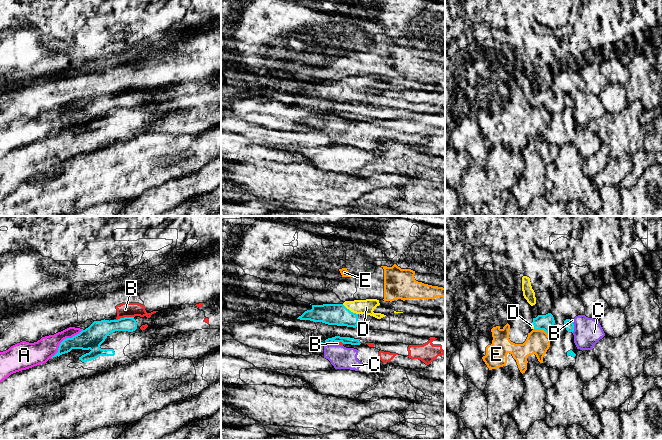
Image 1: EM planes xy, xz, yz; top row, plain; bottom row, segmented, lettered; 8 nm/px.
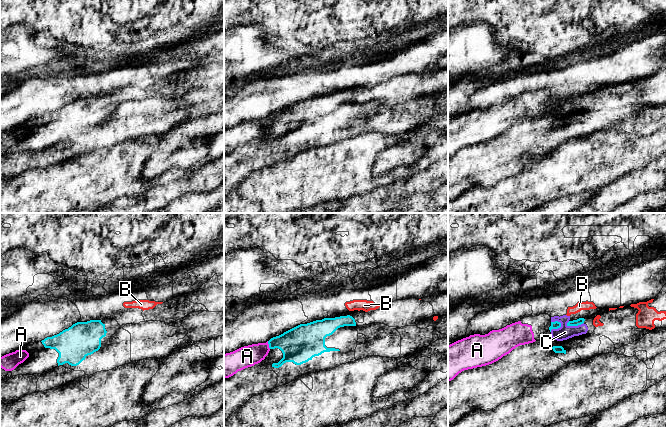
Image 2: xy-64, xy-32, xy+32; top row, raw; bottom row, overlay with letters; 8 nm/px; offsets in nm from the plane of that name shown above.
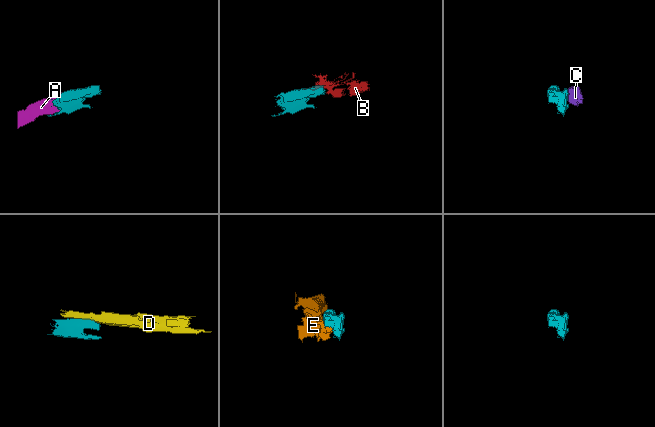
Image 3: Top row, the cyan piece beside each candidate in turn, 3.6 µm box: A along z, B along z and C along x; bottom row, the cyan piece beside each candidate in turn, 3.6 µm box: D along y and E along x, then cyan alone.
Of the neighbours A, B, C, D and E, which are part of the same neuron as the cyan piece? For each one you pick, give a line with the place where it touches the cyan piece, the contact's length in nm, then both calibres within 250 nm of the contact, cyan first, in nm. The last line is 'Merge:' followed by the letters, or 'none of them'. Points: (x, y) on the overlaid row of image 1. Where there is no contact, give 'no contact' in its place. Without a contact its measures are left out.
D: contact xz (349, 310); length 150 nm; calibres 180 and 120 nm
Merge: D

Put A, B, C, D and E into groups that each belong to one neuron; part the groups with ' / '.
A C / B / D / E

